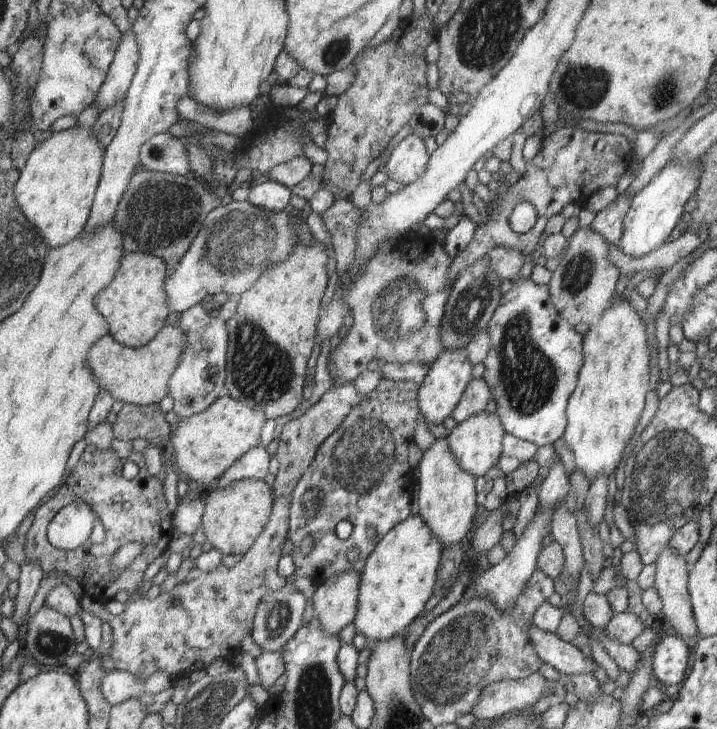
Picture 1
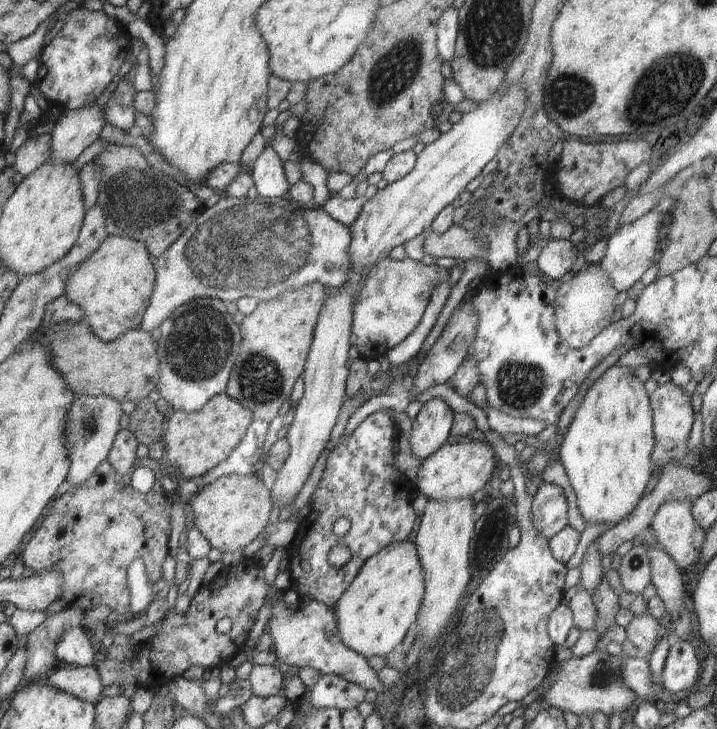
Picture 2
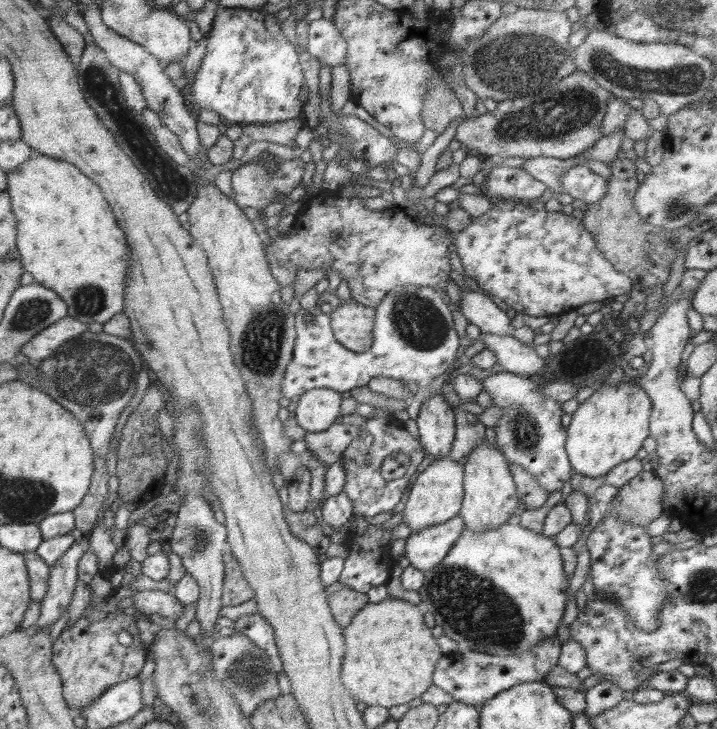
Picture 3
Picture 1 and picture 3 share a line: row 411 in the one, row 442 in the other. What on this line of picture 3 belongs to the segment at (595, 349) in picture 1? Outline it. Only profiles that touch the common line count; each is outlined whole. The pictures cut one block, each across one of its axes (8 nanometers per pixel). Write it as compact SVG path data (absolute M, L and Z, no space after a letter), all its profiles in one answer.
M624 370L626 380L620 384L605 384L595 387L595 392L583 403L579 403L576 412L572 414L572 420L567 427L567 440L565 444L569 462L573 471L587 478L604 477L614 466L618 466L626 460L636 456L642 447L642 442L648 438L649 420L652 412L650 397L640 386L636 386L636 377L630 376L630 370Z

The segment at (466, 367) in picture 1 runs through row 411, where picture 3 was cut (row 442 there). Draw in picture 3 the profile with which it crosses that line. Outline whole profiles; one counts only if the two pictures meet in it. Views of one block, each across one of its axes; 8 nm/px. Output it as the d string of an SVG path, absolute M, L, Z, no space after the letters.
M440 392L431 394L423 402L416 422L424 452L434 461L448 456L456 440L455 412Z

